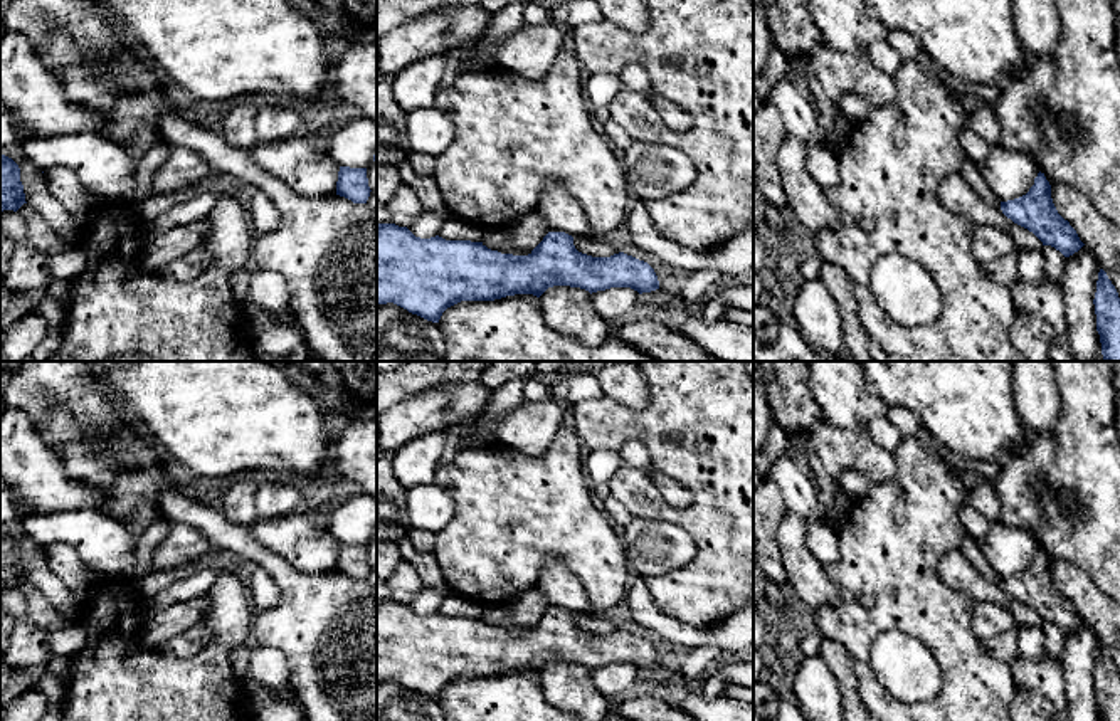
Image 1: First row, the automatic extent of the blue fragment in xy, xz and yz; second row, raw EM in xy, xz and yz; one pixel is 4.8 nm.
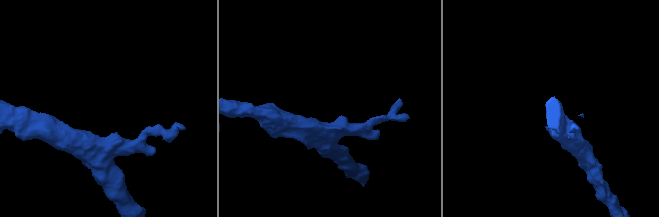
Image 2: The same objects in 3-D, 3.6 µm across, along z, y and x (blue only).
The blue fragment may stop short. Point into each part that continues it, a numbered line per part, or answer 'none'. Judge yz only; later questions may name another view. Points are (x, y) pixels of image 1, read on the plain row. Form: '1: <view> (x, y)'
1: yz (956, 570)

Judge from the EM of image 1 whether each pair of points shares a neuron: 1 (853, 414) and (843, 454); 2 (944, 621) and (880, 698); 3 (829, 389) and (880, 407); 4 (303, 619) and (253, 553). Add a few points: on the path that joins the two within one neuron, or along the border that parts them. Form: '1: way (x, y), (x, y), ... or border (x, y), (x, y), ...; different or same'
1: border (819, 414), (836, 427), (863, 427); different
2: way (908, 615), (885, 615), (861, 639), (861, 663); same
3: way (841, 395), (851, 405), (868, 405); same
4: way (303, 600), (298, 590), (271, 563); same

